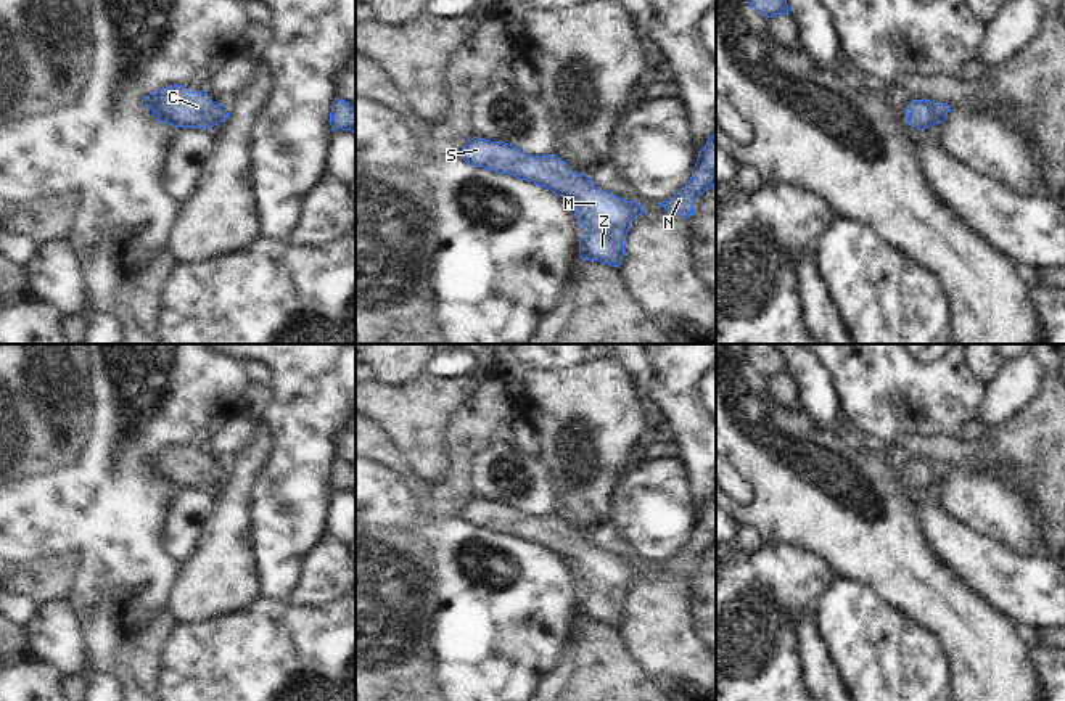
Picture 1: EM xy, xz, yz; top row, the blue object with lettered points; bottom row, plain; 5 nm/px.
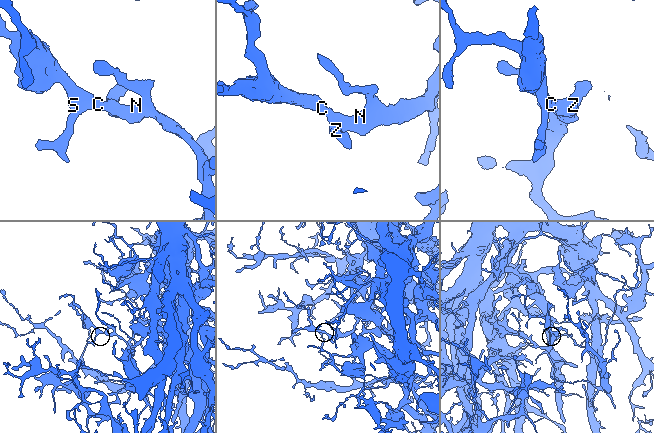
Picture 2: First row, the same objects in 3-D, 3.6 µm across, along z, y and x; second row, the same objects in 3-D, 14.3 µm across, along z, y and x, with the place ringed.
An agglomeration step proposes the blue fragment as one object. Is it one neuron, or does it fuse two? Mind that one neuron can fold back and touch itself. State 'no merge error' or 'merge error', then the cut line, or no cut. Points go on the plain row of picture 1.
no merge error; cut none

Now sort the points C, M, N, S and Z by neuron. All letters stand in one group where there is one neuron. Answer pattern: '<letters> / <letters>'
C M N S Z

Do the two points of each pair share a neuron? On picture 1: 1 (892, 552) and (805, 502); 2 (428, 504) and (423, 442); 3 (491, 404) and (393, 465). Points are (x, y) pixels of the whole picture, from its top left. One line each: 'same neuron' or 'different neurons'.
1: same neuron
2: different neurons
3: same neuron

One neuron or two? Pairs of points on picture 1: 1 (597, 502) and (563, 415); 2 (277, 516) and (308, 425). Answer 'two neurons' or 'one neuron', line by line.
1: one neuron
2: one neuron

